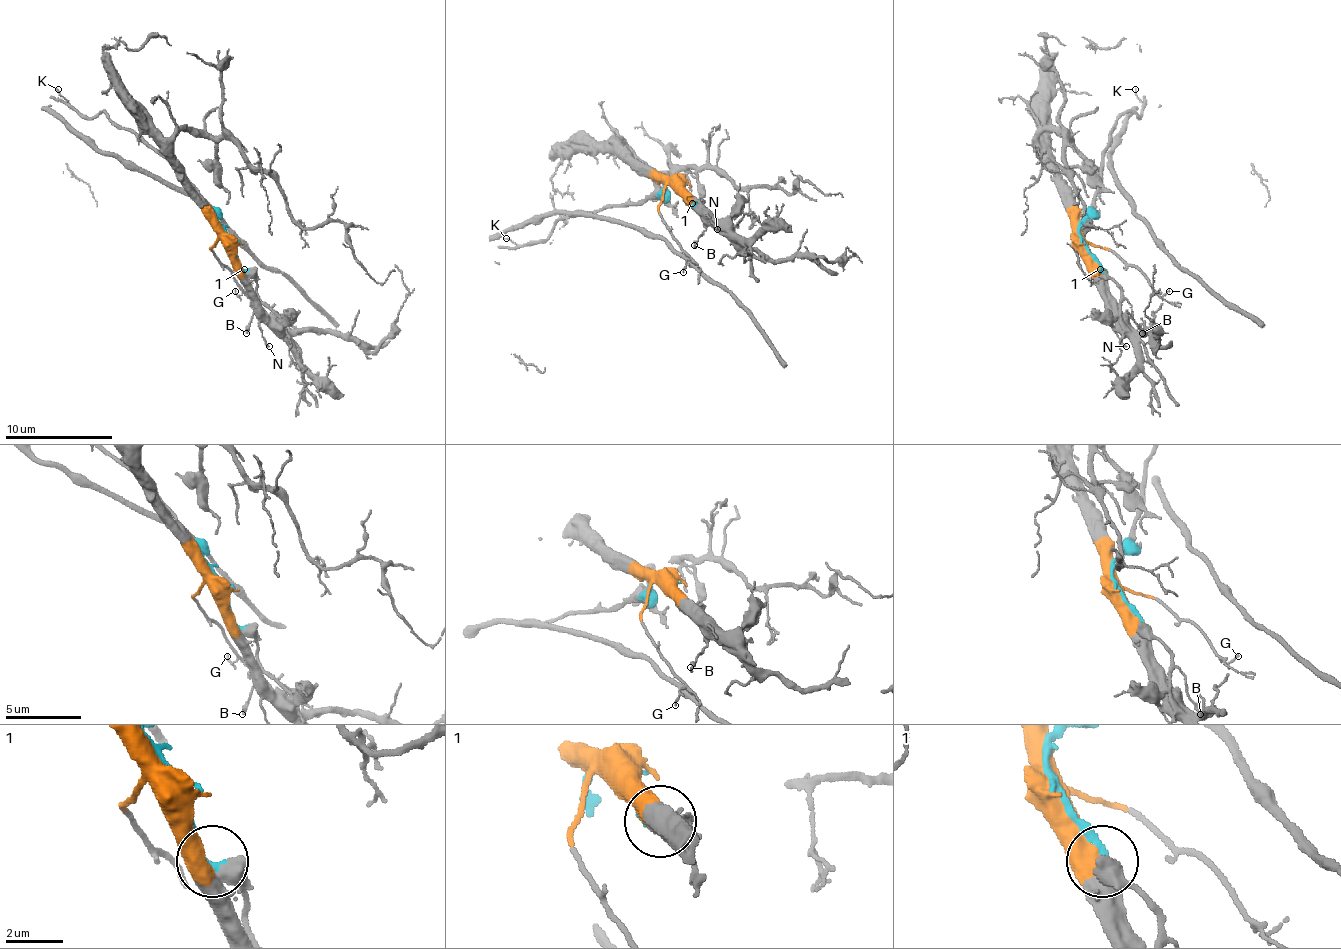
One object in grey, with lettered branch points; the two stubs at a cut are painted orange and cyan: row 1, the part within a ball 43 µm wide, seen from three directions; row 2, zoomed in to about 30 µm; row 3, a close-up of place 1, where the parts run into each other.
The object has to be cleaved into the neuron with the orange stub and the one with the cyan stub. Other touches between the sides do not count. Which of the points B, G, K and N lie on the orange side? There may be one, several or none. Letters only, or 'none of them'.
G, N

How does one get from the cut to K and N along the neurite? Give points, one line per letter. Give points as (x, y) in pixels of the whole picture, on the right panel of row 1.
K: (1084, 239), (1078, 226), (1092, 204), (1100, 164), (1113, 124), (1132, 110), (1137, 118), (1143, 102), (1135, 89)
N: (1081, 239), (1084, 263), (1105, 301), (1110, 328), (1127, 347)

